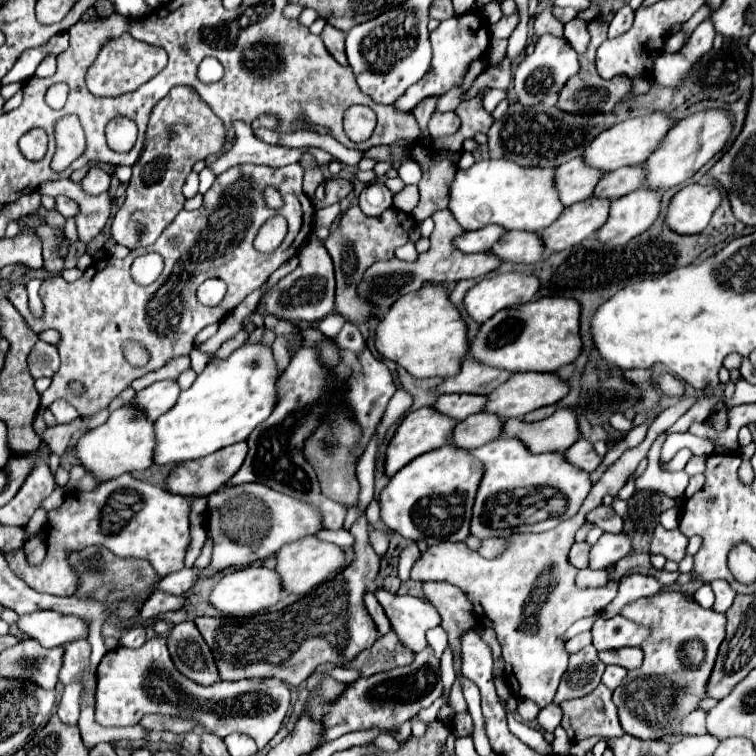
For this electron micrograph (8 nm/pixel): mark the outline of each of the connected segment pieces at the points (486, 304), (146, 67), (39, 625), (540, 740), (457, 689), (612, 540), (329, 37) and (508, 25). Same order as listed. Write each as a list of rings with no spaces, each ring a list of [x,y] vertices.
[[[499,273],[497,277],[481,279],[465,293],[463,305],[475,323],[485,323],[497,311],[517,307],[537,293],[537,281],[525,273]]]
[[[123,33],[121,37],[111,39],[101,47],[95,63],[89,67],[87,87],[95,95],[109,95],[109,97],[125,95],[139,89],[149,79],[153,79],[165,65],[167,65],[167,53],[163,49],[143,45],[129,33]]]
[[[35,611],[19,615],[17,619],[19,633],[37,639],[43,647],[59,647],[69,641],[87,639],[87,625],[79,617],[61,615],[57,611]]]
[[[500,697],[499,701],[501,701],[501,704],[503,705],[503,707],[505,707],[509,730],[523,743],[528,745],[536,752],[542,755],[552,755],[553,752],[551,743],[544,739],[542,732],[540,730],[528,727],[525,724],[521,724],[519,720],[514,718],[514,716],[509,713],[506,701],[503,701],[503,699],[501,699]]]
[[[459,679],[455,681],[449,699],[451,699],[451,705],[453,705],[455,713],[463,713],[463,711],[467,711],[467,703],[465,703],[465,699],[463,699],[463,691],[461,691],[461,683],[459,683]]]
[[[603,533],[589,551],[589,569],[605,569],[629,553],[629,537]]]
[[[325,25],[325,29],[321,31],[321,39],[327,47],[327,51],[333,55],[333,59],[339,65],[347,65],[347,57],[345,57],[345,33],[339,29],[333,29],[333,25]]]
[[[518,9],[509,17],[502,17],[496,24],[491,25],[490,36],[494,39],[508,39],[519,23]]]

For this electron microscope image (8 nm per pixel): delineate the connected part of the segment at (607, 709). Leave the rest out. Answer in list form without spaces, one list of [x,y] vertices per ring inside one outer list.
[[[601,683],[591,693],[563,701],[563,729],[571,741],[581,741],[587,737],[621,737],[623,729],[619,725],[617,709],[611,701],[611,691]]]

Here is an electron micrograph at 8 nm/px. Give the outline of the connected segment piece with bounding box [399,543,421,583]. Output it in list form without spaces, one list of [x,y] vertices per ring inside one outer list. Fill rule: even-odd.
[[[411,543],[407,549],[401,551],[401,557],[399,557],[399,579],[405,583],[409,579],[409,573],[411,573],[411,567],[415,565],[415,561],[421,557],[421,551],[415,543]]]

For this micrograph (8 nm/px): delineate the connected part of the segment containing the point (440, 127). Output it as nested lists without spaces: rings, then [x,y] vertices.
[[[433,113],[431,121],[429,121],[429,133],[431,137],[447,137],[453,135],[457,129],[461,127],[461,121],[457,117],[457,113]]]

